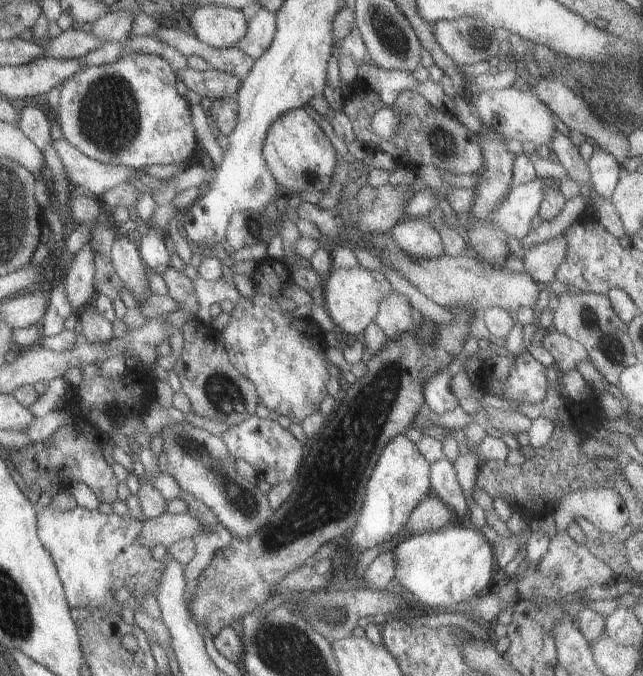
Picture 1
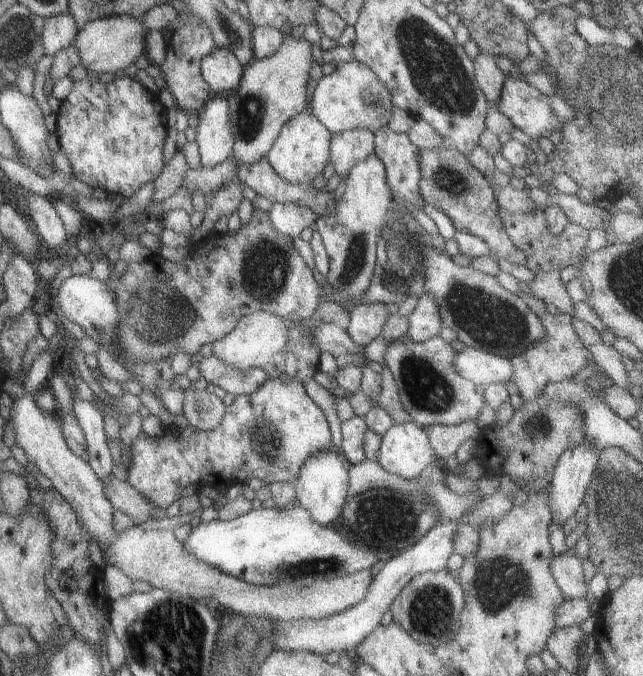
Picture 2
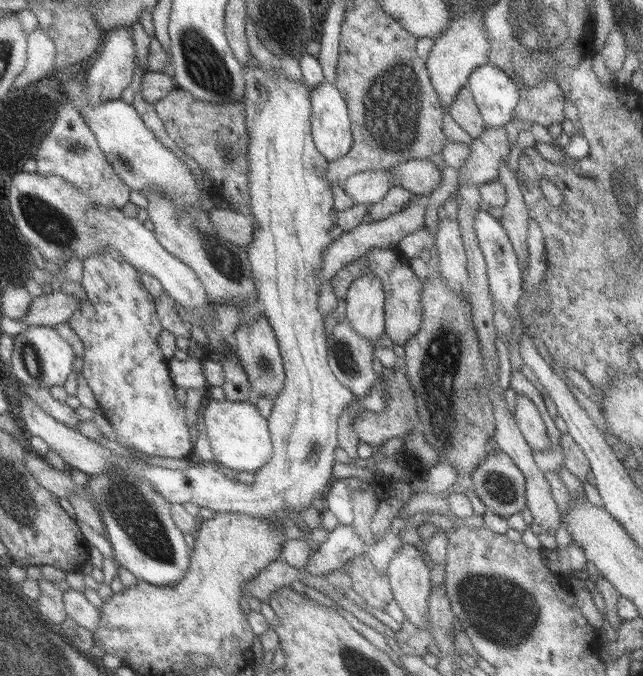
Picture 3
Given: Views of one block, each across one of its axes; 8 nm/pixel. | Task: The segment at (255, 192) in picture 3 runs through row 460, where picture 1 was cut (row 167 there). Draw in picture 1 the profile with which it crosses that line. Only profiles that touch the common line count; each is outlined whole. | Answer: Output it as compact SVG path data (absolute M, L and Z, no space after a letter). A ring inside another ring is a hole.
M302 107L288 110L277 117L267 128L261 147L263 162L277 186L287 188L293 195L325 191L335 168L335 155L327 136ZM63 138L52 141L52 147L63 165L67 180L81 186L87 195L99 198L104 191L114 186L123 183L129 185L129 178L138 180L133 169L93 160Z

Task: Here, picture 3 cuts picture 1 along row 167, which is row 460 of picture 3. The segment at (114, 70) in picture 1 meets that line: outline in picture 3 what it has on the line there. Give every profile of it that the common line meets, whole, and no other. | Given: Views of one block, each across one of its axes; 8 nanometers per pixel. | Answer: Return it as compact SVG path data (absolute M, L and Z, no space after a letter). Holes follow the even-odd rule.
M103 249L95 255L89 255L81 264L79 284L84 293L83 302L67 319L67 324L83 344L83 362L79 374L109 422L115 434L115 442L123 447L122 456L127 457L128 462L135 466L147 465L145 458L151 456L186 459L191 455L189 430L182 406L173 395L175 386L169 378L167 360L156 345L156 338L162 330L152 297L143 288L138 272L115 249Z

